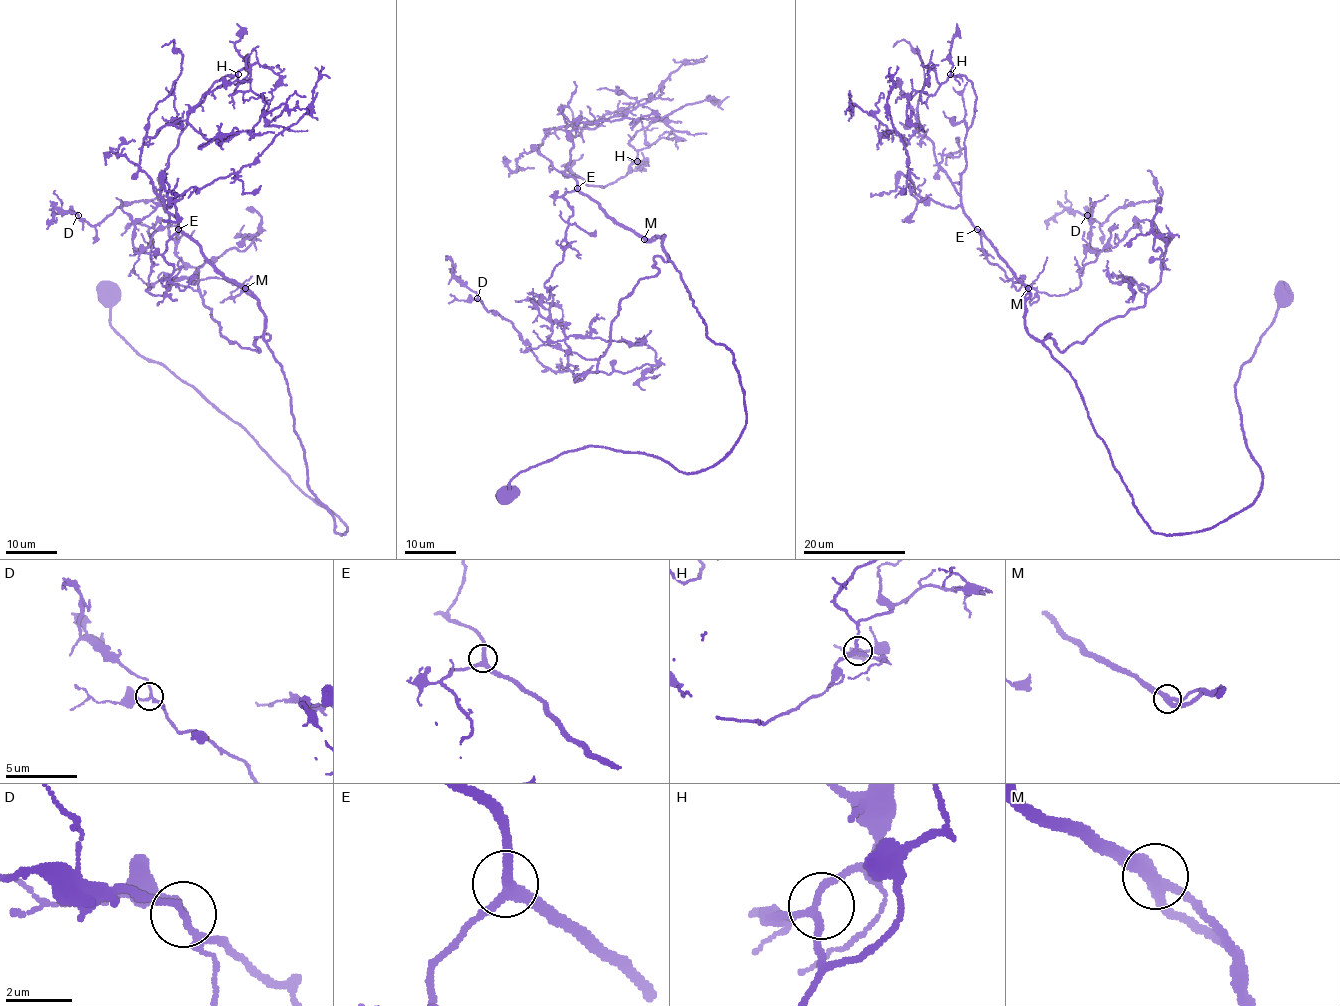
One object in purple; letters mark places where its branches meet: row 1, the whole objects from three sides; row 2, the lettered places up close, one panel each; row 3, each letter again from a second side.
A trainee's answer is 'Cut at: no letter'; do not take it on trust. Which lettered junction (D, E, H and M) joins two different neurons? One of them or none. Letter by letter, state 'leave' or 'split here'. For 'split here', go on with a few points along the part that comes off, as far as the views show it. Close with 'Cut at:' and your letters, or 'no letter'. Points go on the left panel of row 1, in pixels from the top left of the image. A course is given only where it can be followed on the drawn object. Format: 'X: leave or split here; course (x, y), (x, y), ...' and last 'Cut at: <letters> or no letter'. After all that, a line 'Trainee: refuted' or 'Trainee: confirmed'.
D: leave
E: leave
H: leave
M: leave
Cut at: no letter
Trainee: confirmed

